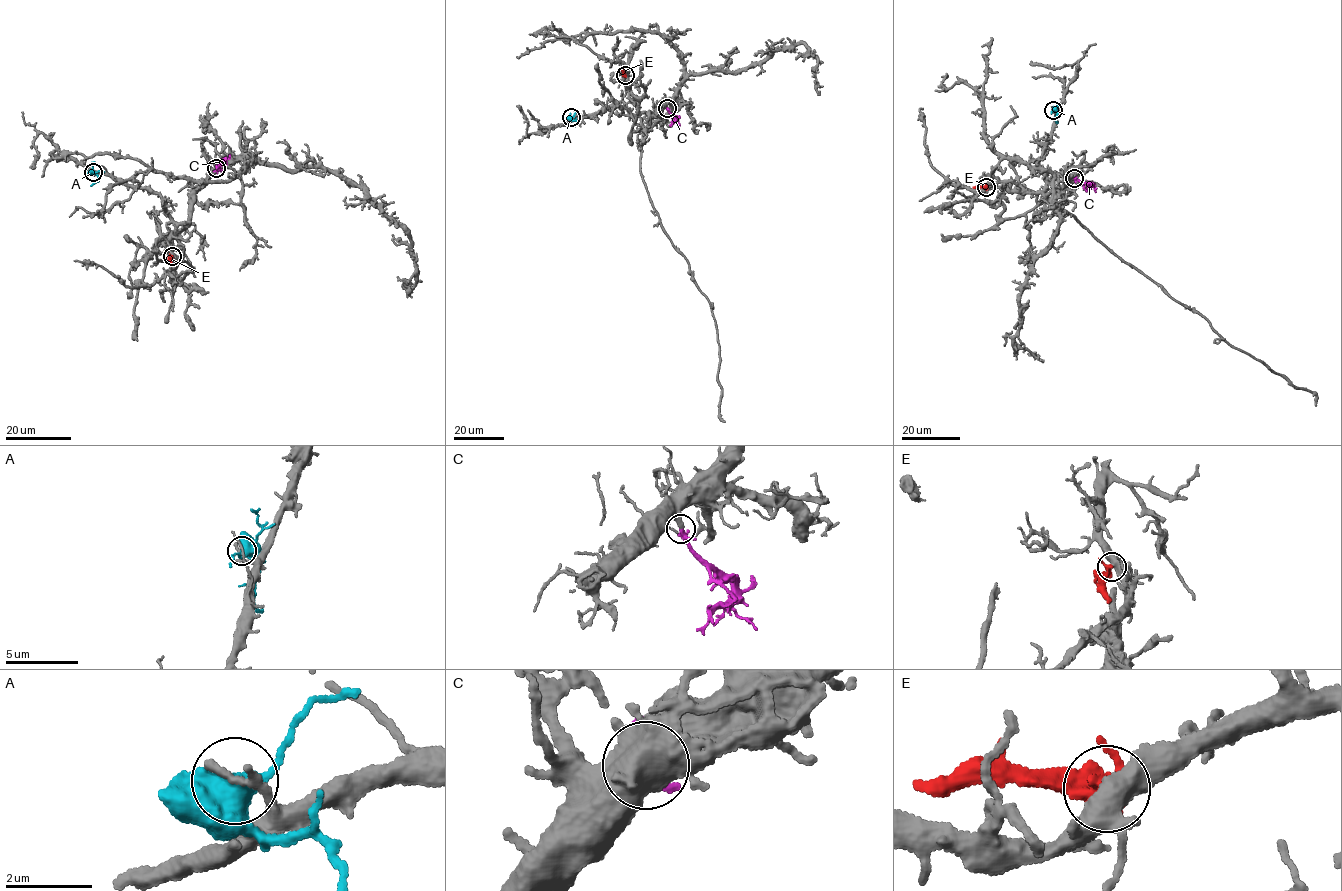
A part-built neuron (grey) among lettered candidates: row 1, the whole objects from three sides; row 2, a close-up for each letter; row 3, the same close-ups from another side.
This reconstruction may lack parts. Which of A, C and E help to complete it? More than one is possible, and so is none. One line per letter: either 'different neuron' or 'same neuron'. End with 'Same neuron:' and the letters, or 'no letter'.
A: different neuron
C: same neuron
E: different neuron
Same neuron: C

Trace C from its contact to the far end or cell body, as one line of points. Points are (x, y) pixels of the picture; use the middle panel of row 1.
C: (667, 108), (676, 118), (669, 125)

